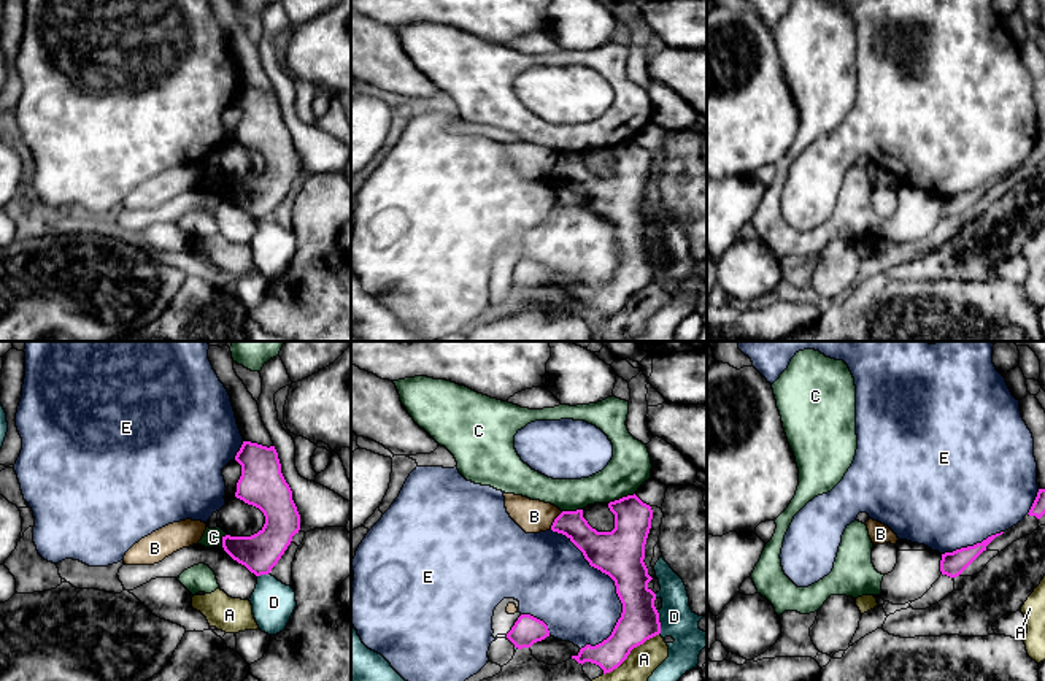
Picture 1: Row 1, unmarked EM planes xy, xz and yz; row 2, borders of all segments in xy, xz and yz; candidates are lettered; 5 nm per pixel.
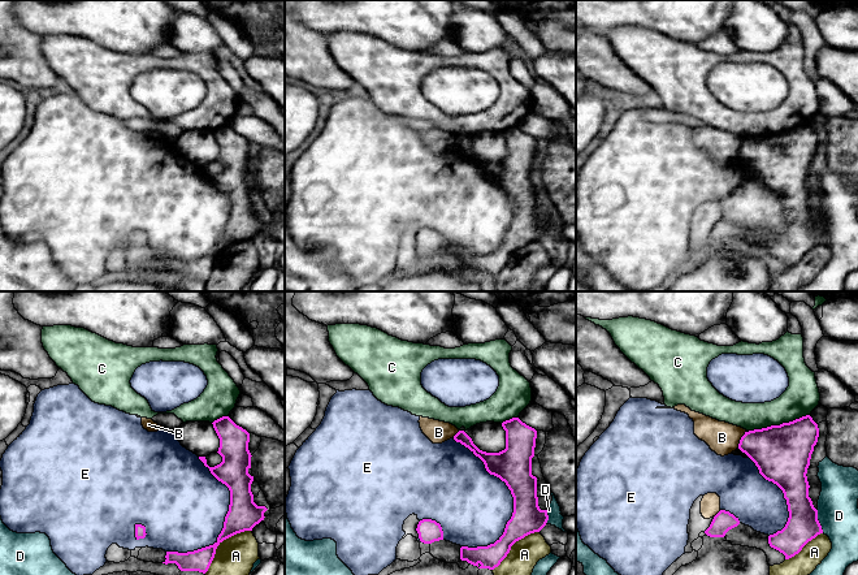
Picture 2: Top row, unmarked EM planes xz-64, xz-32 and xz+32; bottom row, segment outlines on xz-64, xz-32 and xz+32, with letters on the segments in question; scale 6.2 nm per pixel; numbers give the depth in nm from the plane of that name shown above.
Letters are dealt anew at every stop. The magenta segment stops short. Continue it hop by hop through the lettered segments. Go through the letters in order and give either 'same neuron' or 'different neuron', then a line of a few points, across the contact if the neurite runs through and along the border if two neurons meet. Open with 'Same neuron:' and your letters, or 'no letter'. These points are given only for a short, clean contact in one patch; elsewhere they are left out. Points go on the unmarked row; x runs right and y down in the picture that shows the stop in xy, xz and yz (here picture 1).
Same neuron: no letter
A: different neuron
B: different neuron
C: different neuron
D: different neuron
E: different neuron

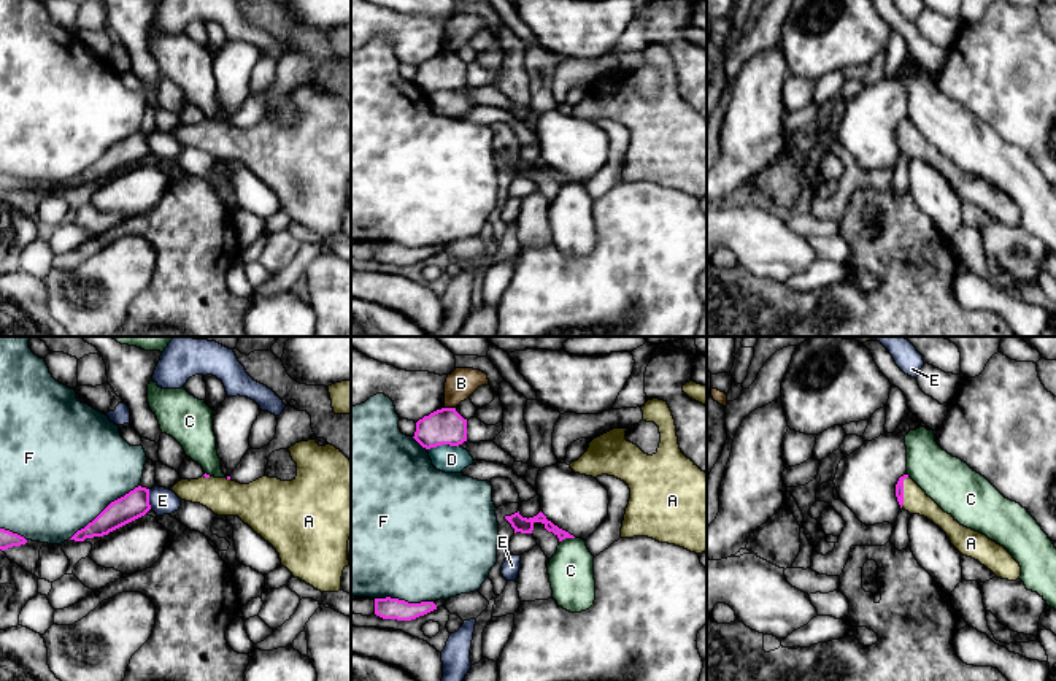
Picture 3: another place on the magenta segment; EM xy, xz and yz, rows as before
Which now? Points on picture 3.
Same neuron: A
A: same neuron | yz (899, 132), (902, 135), (915, 145)
B: different neuron | xz (445, 51), (454, 53)
C: different neuron | xz (574, 181), (566, 181), (559, 186)
D: different neuron | xz (458, 89), (437, 89), (427, 94)
E: different neuron | xy (148, 134), (151, 153)
F: different neuron

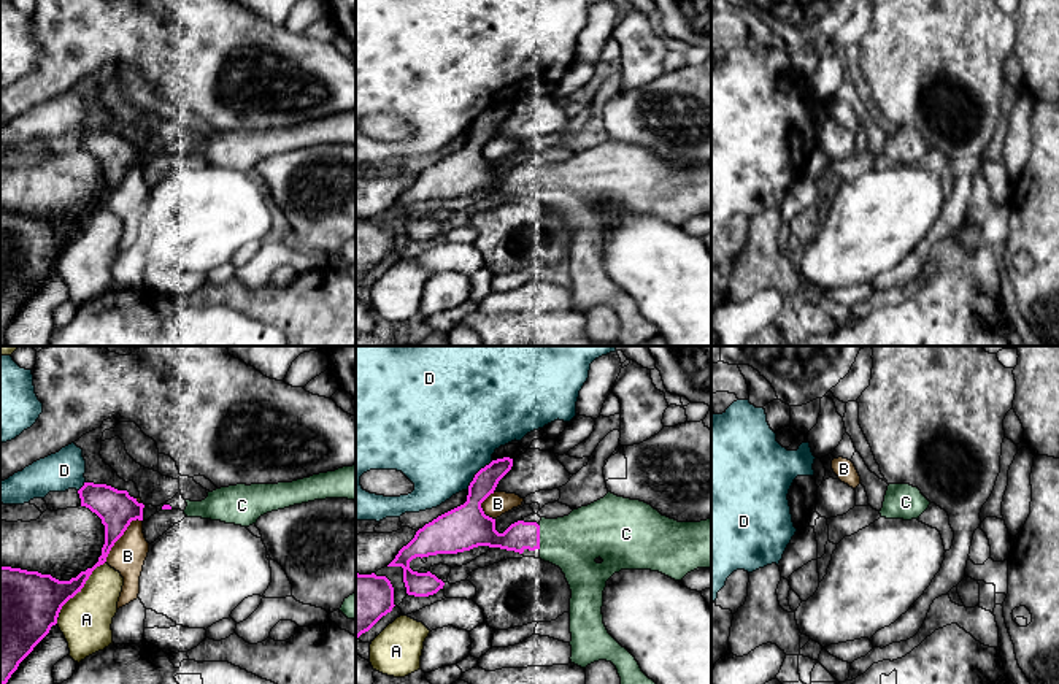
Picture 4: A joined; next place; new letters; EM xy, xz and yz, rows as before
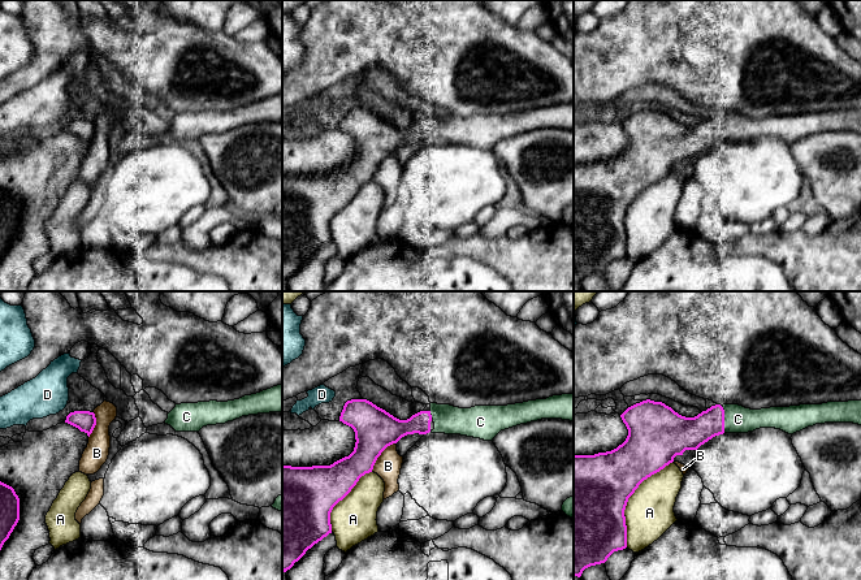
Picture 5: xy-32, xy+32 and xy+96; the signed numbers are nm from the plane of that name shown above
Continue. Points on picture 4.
Same neuron: C
A: different neuron
B: different neuron
C: same neuron
D: different neuron

